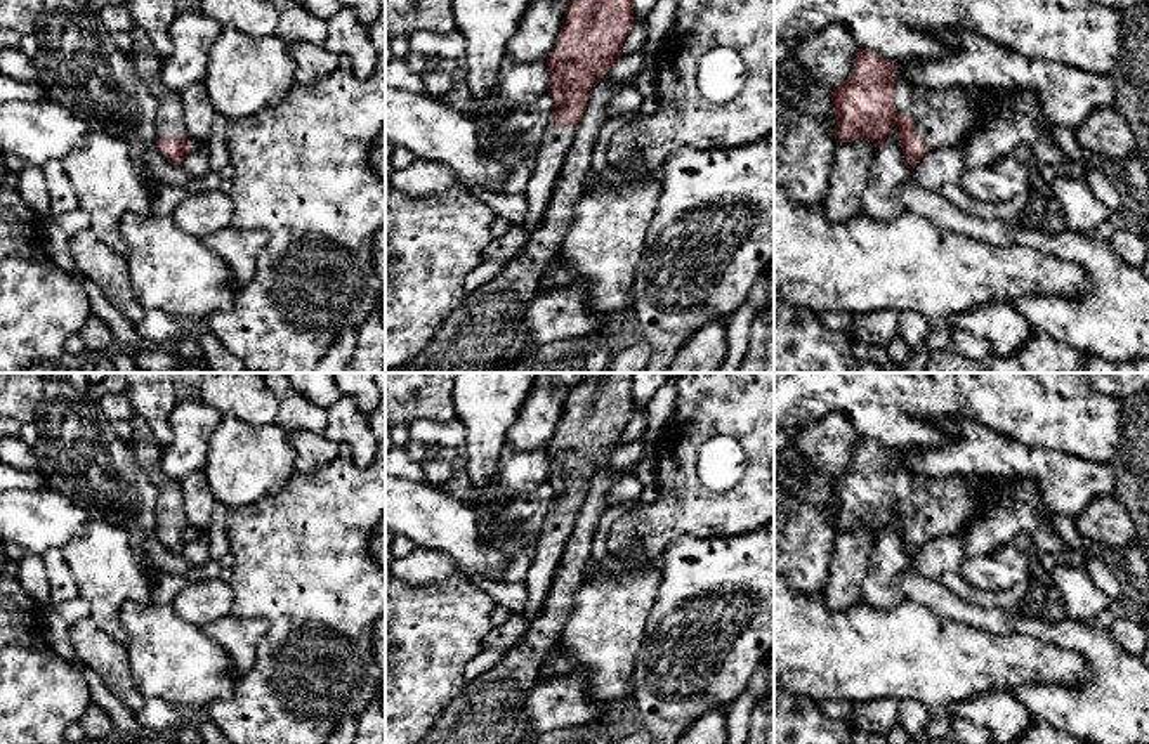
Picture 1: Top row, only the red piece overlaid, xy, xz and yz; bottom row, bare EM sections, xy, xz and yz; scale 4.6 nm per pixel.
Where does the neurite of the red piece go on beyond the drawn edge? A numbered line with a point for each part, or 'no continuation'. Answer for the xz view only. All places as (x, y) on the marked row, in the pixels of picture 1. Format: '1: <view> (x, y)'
1: xz (556, 143)

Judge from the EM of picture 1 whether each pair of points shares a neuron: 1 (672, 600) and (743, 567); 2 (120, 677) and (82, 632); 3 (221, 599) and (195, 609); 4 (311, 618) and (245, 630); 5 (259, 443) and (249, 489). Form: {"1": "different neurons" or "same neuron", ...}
{"1": "same neuron", "2": "same neuron", "3": "same neuron", "4": "different neurons", "5": "same neuron"}

